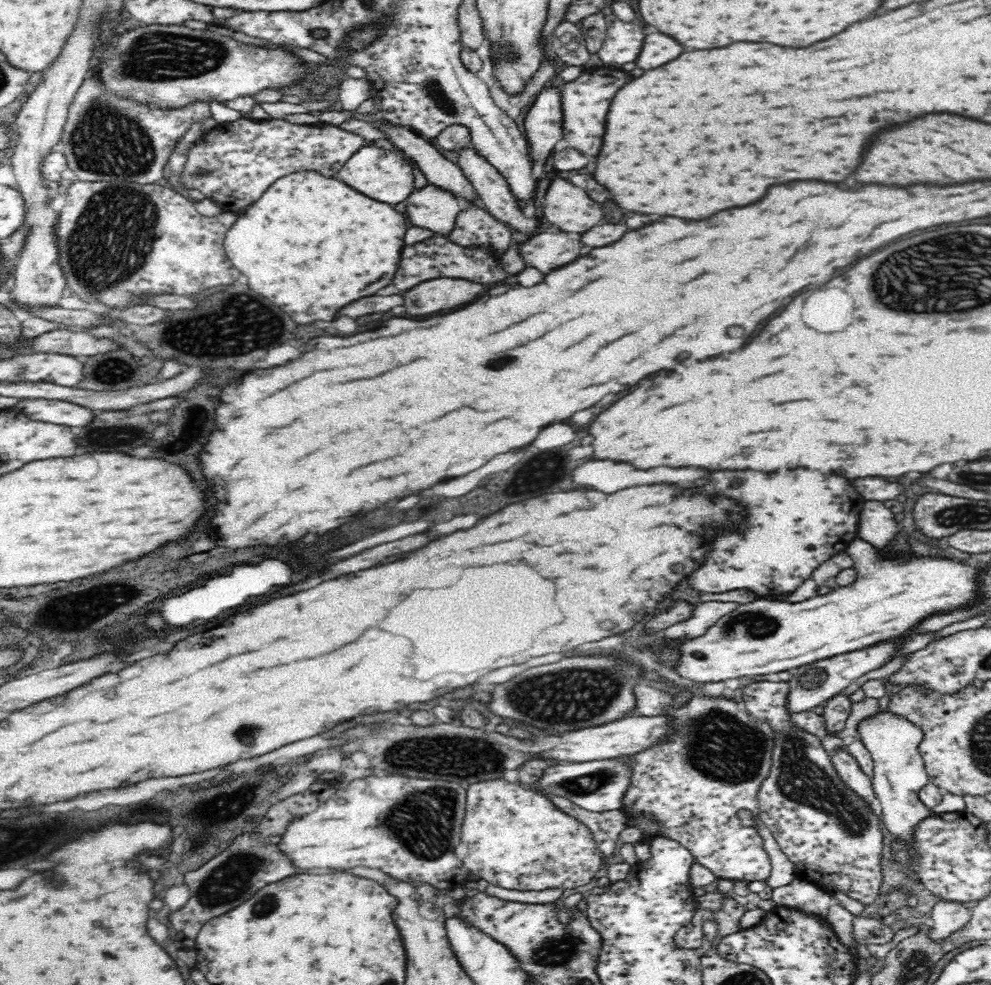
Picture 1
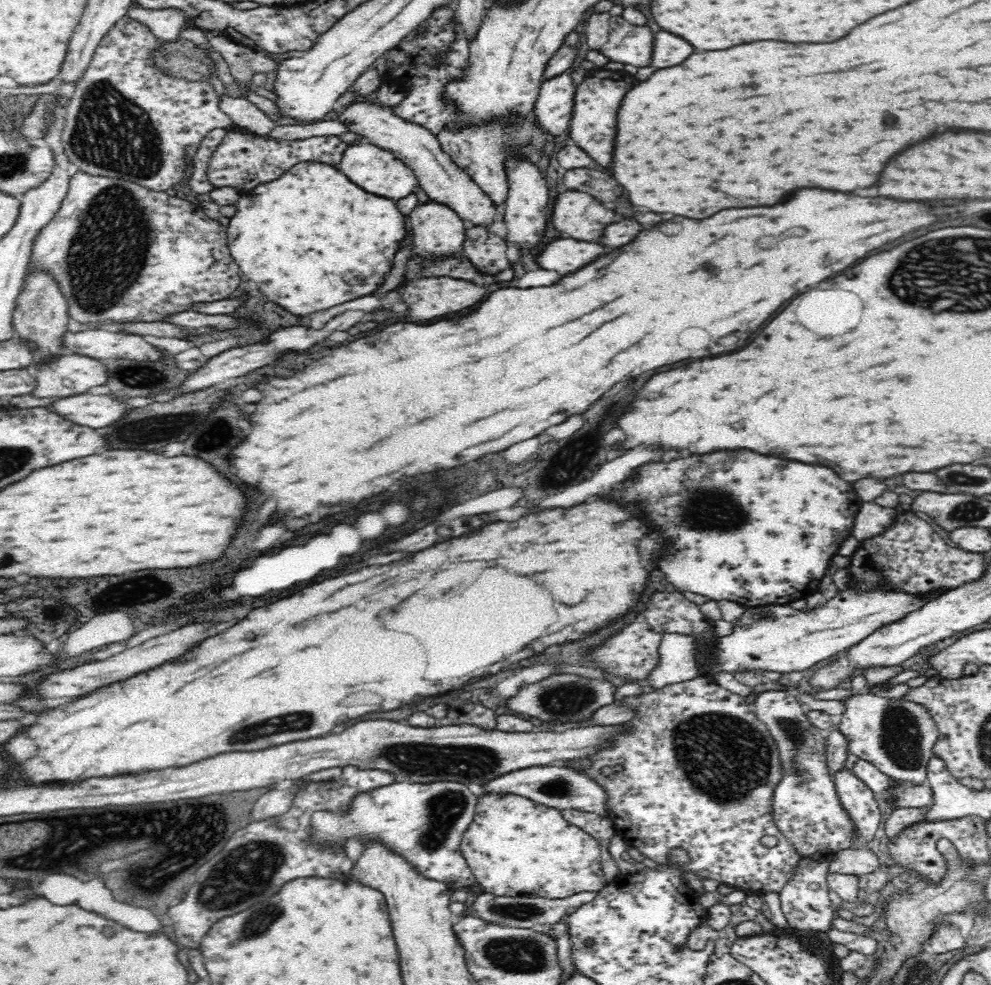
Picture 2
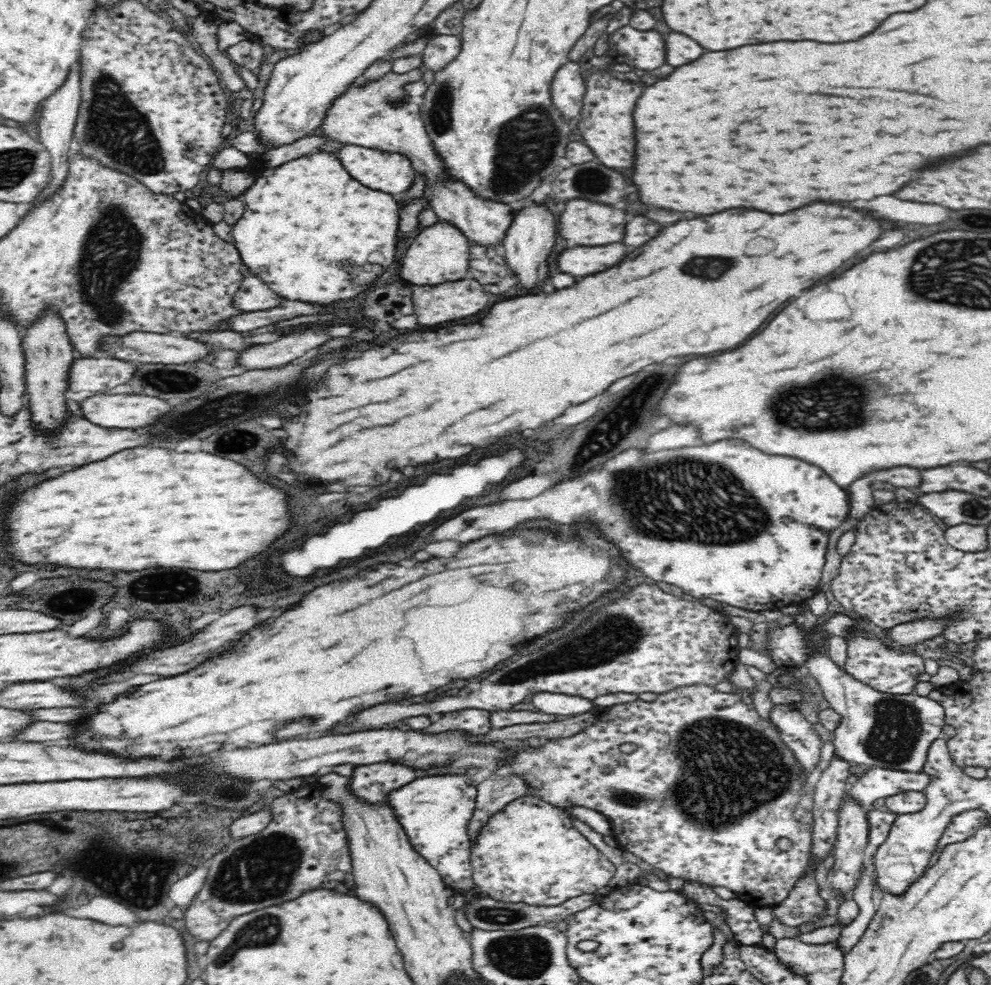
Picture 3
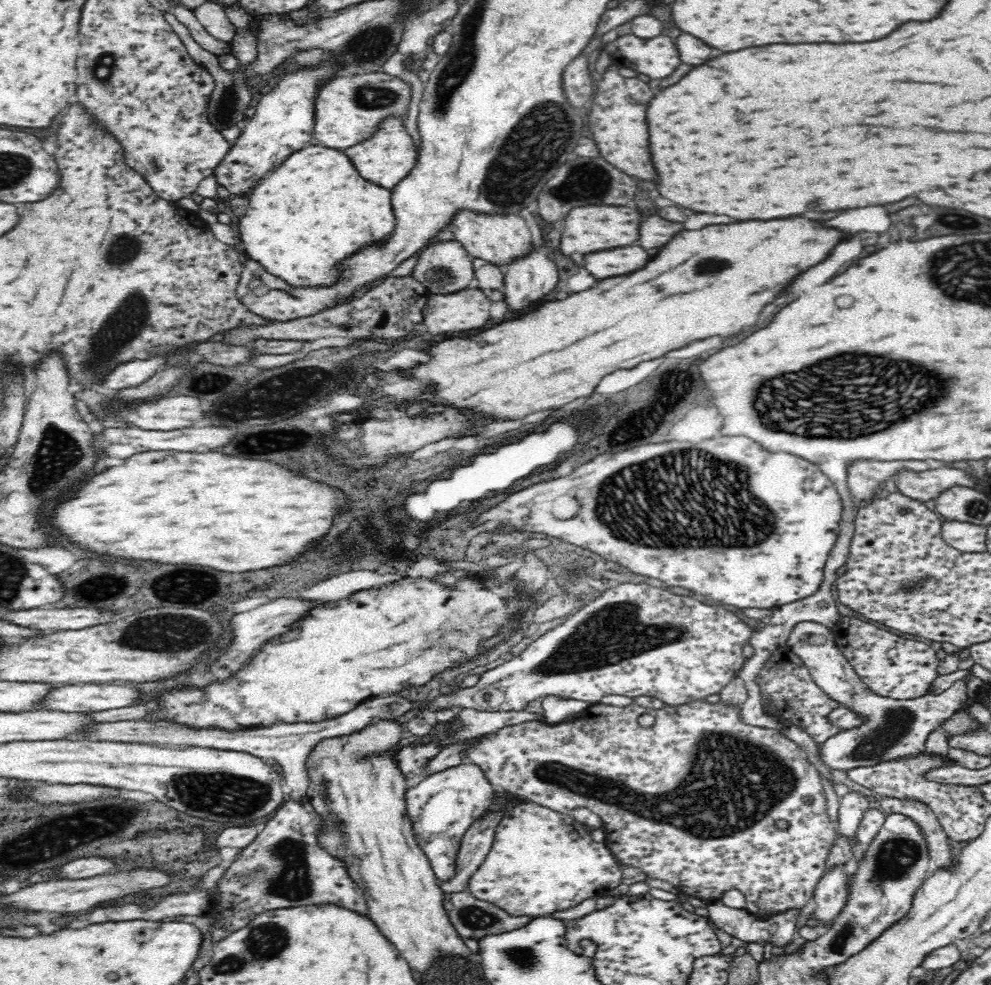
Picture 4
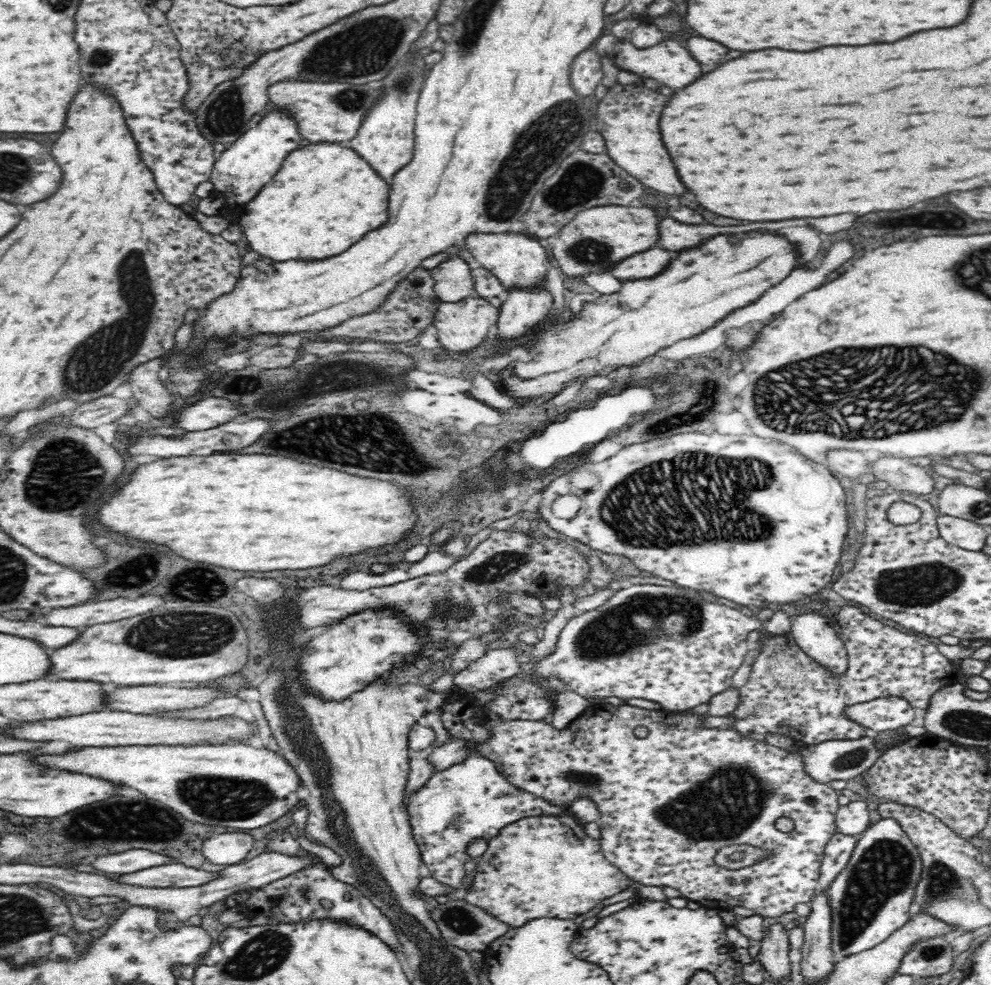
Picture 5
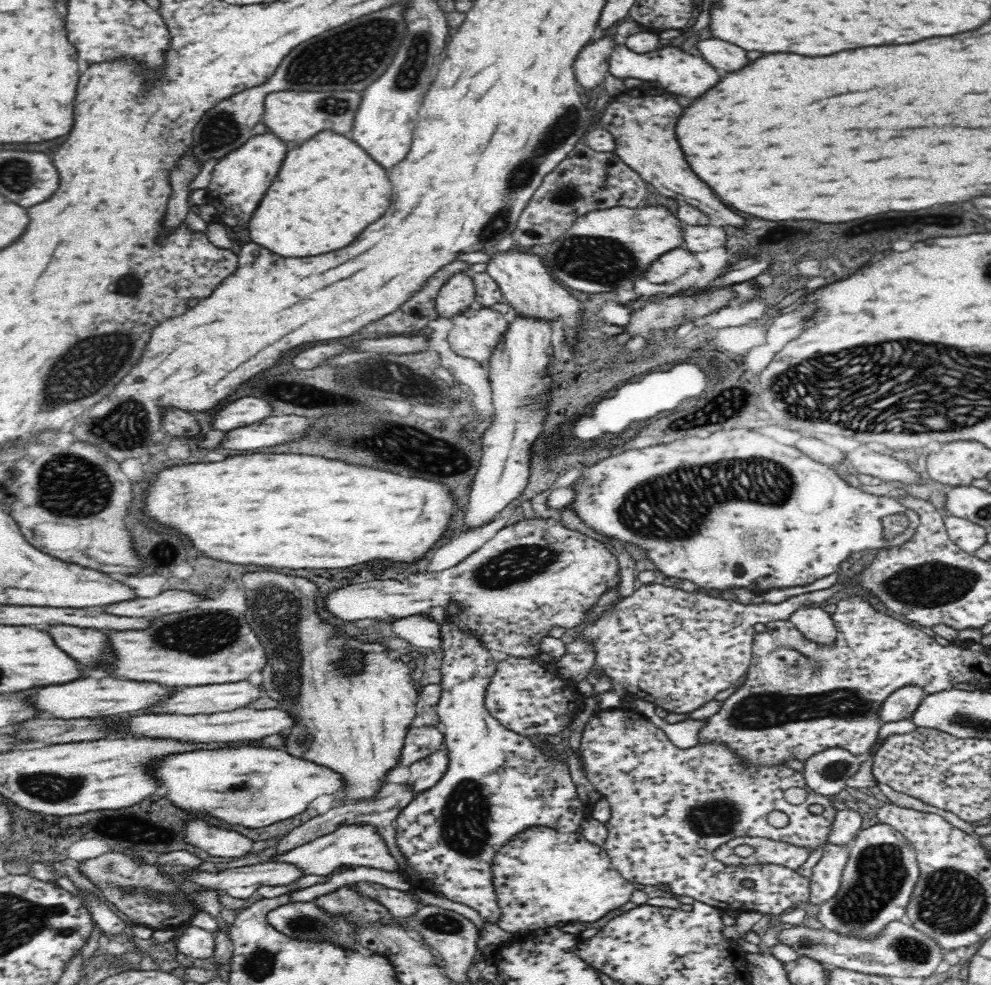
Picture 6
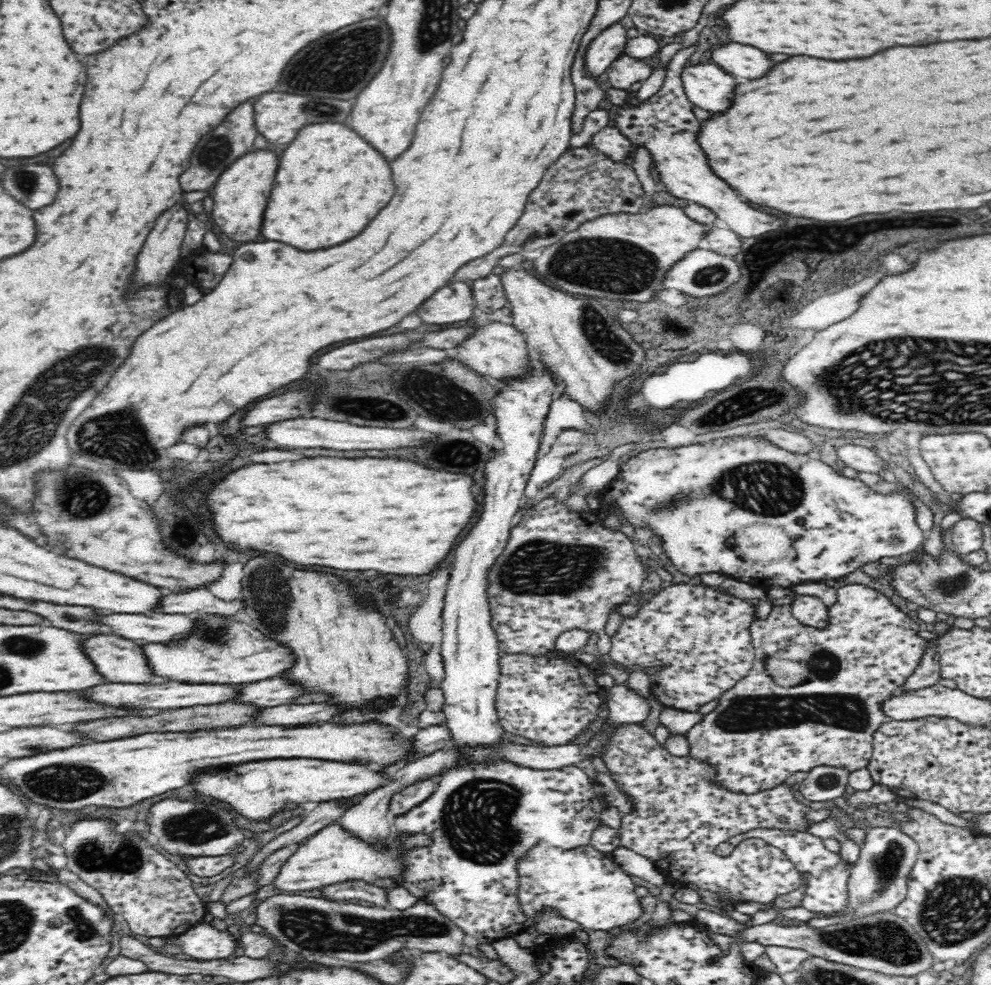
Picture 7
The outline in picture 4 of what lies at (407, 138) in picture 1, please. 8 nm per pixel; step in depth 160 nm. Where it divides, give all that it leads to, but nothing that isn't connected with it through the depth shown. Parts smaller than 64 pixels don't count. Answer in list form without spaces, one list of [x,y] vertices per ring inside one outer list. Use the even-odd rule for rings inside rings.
[[[388,73],[332,77],[318,91],[313,137],[325,147],[344,150],[371,139],[379,126],[390,117],[403,121],[409,113],[412,98],[410,83]],[[460,209],[452,214],[448,222],[455,239],[463,244],[472,258],[481,258],[494,264],[508,264],[516,256],[524,256],[532,248],[532,234],[526,226],[526,219],[520,214],[495,214],[495,212],[474,212]]]

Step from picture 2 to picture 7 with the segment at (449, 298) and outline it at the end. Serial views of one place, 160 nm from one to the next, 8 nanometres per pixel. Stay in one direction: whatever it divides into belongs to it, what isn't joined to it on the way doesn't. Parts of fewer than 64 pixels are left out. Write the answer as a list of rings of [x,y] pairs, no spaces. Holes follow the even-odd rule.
[[[494,321],[485,326],[475,325],[474,328],[473,334],[456,348],[455,358],[479,375],[497,379],[499,382],[503,379],[524,377],[527,374],[531,362],[530,355],[524,336],[514,324]]]

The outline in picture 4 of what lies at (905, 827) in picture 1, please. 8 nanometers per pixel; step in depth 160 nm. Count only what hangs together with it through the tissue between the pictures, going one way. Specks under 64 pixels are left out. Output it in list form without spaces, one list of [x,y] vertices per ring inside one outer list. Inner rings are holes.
[[[799,622],[789,634],[786,644],[792,653],[800,657],[814,682],[828,698],[852,710],[859,720],[858,726],[841,730],[821,743],[821,760],[836,770],[919,757],[925,752],[928,735],[941,730],[969,698],[967,682],[974,676],[972,671],[938,695],[928,693],[918,698],[888,698],[872,692],[839,650],[834,633],[819,622]]]

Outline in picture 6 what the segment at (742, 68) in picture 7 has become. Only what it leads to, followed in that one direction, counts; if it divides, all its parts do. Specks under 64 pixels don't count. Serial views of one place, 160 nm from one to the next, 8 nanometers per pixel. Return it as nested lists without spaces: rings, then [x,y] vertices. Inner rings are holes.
[[[716,38],[700,40],[698,50],[708,64],[712,64],[714,68],[720,68],[724,72],[734,72],[748,64],[746,52],[742,48],[722,42],[722,40],[716,40]]]

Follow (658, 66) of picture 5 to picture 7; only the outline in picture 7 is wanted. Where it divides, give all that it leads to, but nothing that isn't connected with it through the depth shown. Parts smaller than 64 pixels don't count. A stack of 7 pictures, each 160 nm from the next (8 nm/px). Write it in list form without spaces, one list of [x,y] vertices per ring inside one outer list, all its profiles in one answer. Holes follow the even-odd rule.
[[[624,52],[605,71],[608,72],[612,87],[629,91],[634,82],[646,80],[650,70],[649,64],[643,59],[632,58]],[[695,63],[682,66],[682,89],[688,100],[708,112],[724,112],[732,104],[734,78],[716,63]]]

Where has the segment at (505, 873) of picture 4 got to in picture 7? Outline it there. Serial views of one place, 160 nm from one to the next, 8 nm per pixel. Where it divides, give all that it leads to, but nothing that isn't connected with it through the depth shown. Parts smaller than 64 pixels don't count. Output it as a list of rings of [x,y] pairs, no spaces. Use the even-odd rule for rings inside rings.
[[[538,841],[518,860],[516,873],[518,873],[516,897],[520,903],[519,908],[526,915],[523,924],[525,927],[533,926],[535,918],[541,915],[544,909],[554,909],[560,917],[577,922],[583,929],[607,931],[634,922],[642,910],[632,876],[625,873],[610,855],[596,850],[590,844],[564,850],[550,846],[547,841]]]

